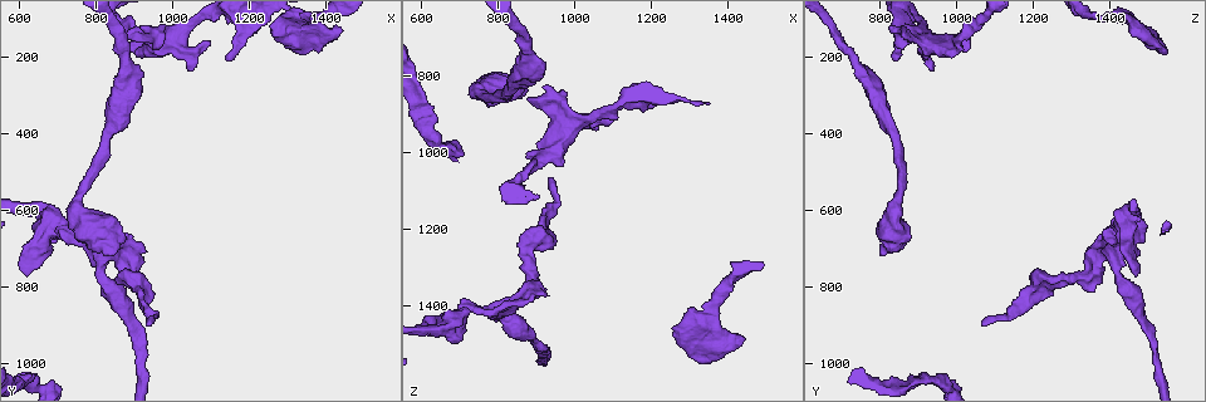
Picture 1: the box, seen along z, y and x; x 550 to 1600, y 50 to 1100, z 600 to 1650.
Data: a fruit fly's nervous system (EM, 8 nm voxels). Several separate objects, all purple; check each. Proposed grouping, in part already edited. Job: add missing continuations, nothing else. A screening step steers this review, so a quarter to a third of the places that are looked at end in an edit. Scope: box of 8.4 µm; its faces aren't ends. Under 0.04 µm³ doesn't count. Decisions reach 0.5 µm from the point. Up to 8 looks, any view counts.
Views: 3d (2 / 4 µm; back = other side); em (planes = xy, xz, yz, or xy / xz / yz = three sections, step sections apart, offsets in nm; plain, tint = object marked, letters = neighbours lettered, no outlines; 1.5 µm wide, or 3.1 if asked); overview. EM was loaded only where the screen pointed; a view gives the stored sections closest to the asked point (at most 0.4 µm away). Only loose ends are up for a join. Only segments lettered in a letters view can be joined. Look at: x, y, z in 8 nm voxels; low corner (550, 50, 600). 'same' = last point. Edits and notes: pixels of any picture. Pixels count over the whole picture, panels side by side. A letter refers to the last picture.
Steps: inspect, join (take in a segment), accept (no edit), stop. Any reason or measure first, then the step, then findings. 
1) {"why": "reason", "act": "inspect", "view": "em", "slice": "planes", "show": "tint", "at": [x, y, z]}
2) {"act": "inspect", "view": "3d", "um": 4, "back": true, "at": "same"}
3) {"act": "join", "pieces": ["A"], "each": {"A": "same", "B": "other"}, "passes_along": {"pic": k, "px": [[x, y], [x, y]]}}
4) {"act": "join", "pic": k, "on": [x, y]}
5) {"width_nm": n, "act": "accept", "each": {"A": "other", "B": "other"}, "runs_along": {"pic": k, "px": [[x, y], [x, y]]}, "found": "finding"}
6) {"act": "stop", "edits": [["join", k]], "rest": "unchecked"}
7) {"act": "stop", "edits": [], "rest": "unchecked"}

{"why": "branch stops here", "act": "inspect", "view": "3d", "um": 4, "at": [1440, 120, 1485]}

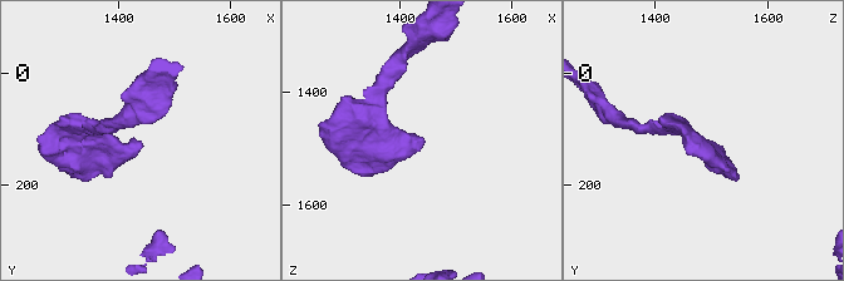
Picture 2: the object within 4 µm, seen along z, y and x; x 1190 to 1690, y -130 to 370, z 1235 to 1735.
{"why": "now the EM", "act": "inspect", "view": "em", "slice": "planes", "show": "letters", "at": [1440, 125, 1475]}

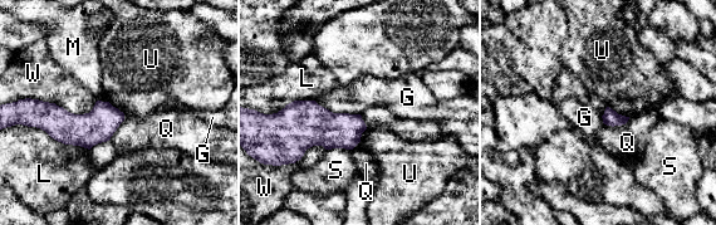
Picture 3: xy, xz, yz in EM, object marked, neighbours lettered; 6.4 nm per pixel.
{"act": "accept", "each": {"G": "other", "L": "other", "M": "other", "Q": "other", "S": "other", "U": "other", "W": "other"}, "border": {"pic": 3, "px": [[314, 101], [333, 112], [359, 115]]}, "found": "none of them fits"}

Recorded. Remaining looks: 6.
{"why": "free end", "act": "inspect", "view": "3d", "um": 2, "at": [905, 120, 865]}

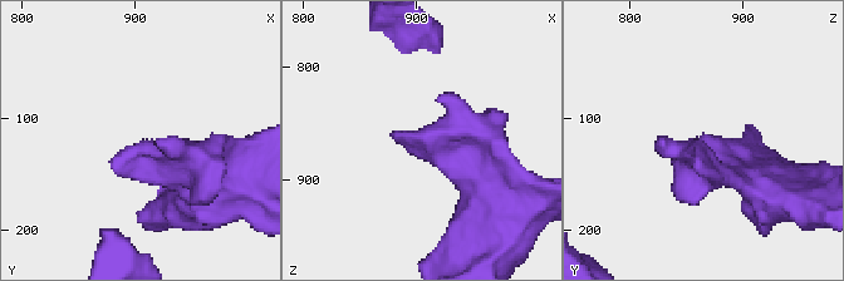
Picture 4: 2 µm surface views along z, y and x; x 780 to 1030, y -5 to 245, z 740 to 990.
{"why": "shape alone is not enough", "act": "inspect", "view": "em", "slice": "yz", "step": 4, "show": "letters", "at": [900, 124, 860]}

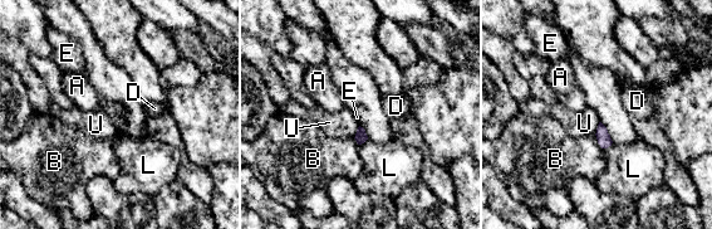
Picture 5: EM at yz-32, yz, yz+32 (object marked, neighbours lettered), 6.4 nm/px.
{"act": "inspect", "view": "em", "slice": "planes", "show": "letters", "at": "same"}

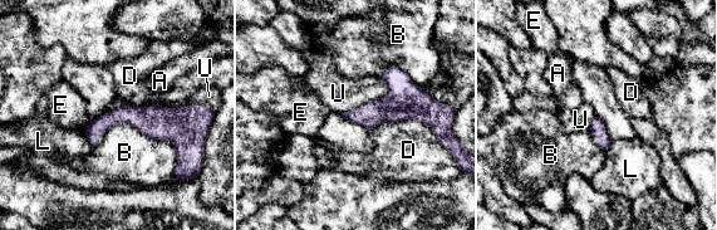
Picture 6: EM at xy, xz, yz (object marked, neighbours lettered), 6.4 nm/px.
{"act": "accept", "each": {"A": "other", "B": "other", "D": "other", "E": "other", "L": "other", "U": "other"}, "found": "none of them fits"}

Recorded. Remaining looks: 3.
{"why": "free end", "act": "inspect", "view": "3d", "um": 4, "at": [1150, 210, 830]}

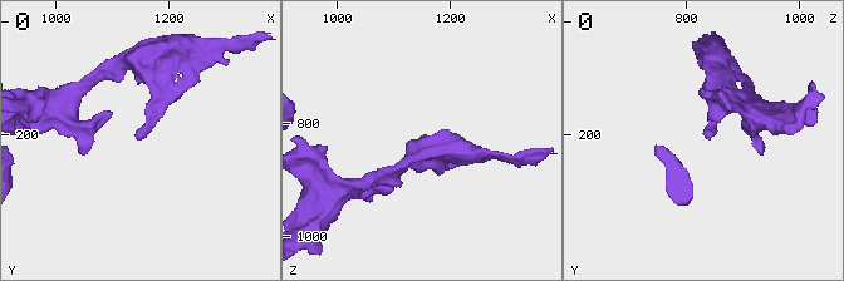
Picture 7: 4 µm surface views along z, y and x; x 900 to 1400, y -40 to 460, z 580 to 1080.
{"why": "now the EM", "act": "inspect", "view": "em", "slice": "planes", "show": "tint", "at": [1145, 210, 840]}

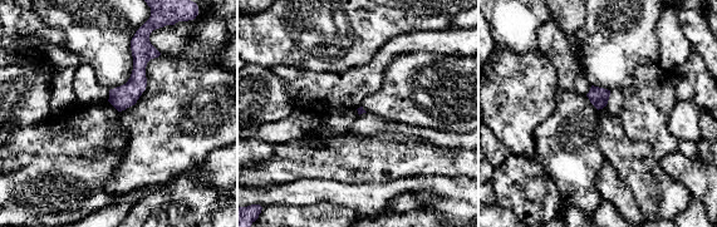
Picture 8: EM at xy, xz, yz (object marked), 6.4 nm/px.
{"why": "see the neighbours", "act": "inspect", "view": "em", "slice": "planes", "show": "letters", "at": "same"}

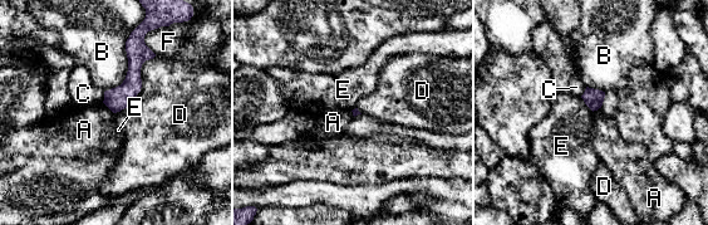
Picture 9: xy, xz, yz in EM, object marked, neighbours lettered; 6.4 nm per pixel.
{"act": "accept", "each": {"A": "other", "B": "other", "C": "other", "D": "other", "E": "other", "F": "other"}, "runs_along": {"pic": 9, "px": [[138, 42], [133, 82], [114, 108]]}, "found": "no lettered segment goes on from it"}

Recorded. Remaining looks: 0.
{"act": "stop", "edits": [], "rest": "unchecked"}

